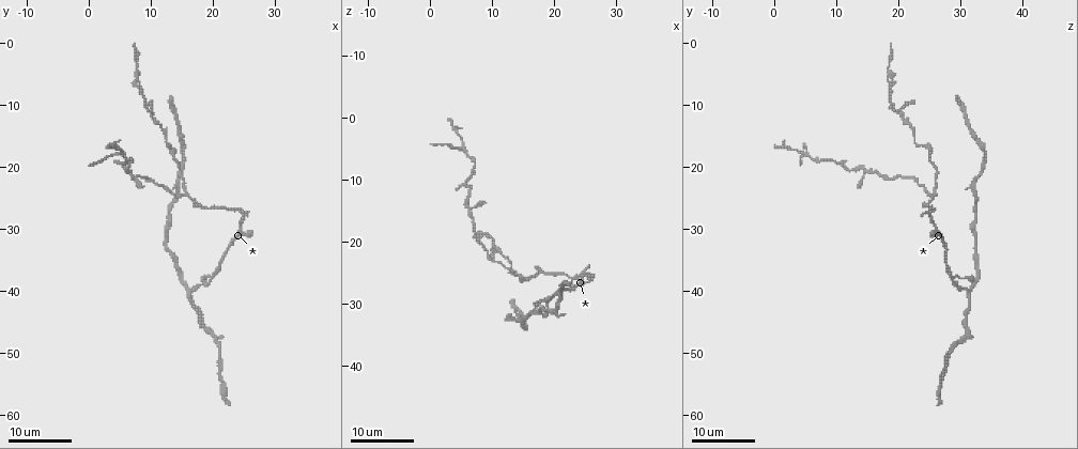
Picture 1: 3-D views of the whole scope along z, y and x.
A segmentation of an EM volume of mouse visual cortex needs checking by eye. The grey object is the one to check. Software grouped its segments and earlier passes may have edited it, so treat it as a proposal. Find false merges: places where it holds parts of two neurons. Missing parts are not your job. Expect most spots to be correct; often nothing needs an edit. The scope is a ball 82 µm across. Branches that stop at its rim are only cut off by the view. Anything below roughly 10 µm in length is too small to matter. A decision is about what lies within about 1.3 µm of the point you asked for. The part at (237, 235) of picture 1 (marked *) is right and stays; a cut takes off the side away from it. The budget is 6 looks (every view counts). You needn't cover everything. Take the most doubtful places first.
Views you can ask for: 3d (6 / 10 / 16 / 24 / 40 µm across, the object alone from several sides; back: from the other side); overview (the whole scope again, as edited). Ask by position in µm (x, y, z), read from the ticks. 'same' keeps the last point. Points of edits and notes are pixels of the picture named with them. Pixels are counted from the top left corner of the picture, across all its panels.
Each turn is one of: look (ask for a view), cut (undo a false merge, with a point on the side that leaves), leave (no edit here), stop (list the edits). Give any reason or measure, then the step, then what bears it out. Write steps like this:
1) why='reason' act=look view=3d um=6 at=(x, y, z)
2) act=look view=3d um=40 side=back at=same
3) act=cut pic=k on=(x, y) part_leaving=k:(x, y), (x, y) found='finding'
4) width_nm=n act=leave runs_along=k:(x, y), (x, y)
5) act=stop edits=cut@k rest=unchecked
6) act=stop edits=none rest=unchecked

why='arms part here' act=look view=3d um=24 at=(15.5, 24.0, 26.0)

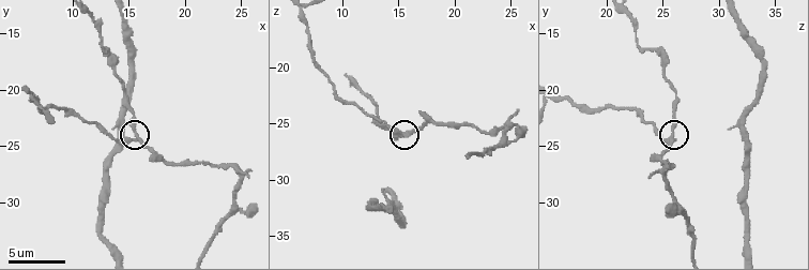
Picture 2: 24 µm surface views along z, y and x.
act=look view=3d um=6 at=(15.8, 24.0, 26.0)

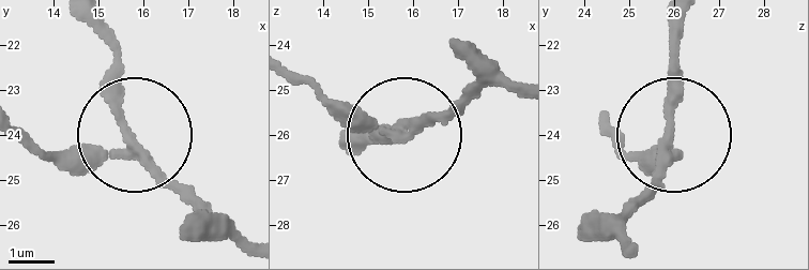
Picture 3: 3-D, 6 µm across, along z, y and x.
arms=3 act=leave found='all the same neuron'

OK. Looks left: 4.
why='two arms in line, one across' act=look view=3d um=24 at=(16.5, 40.0, 31.5)

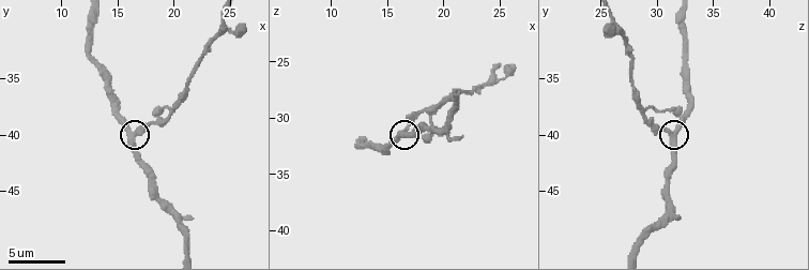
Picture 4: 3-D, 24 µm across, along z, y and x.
act=look view=3d um=6 at=(16.0, 40.2, 31.4)

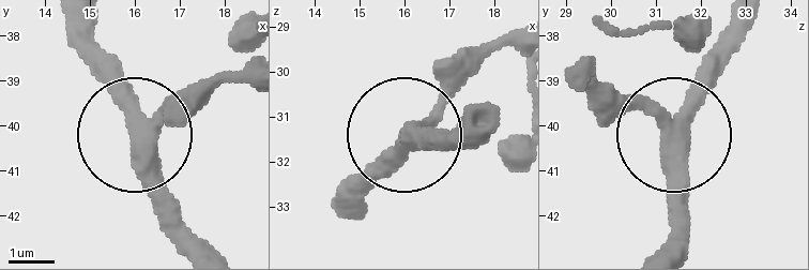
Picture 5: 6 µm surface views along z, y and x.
act=leave found='one neuron here'

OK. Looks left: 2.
why='three arms meet' act=look view=3d um=24 at=(5.5, 18.5, 6.0)

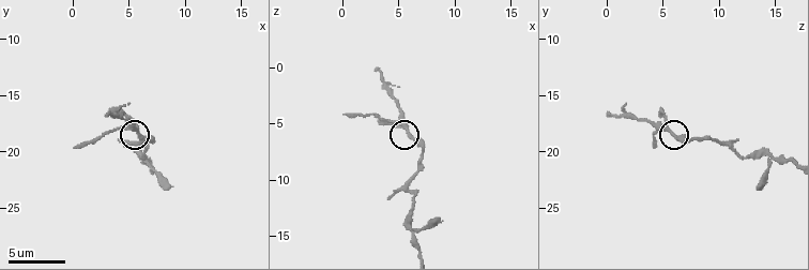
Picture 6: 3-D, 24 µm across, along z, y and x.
act=look view=3d um=6 at=(5.8, 18.4, 5.6)

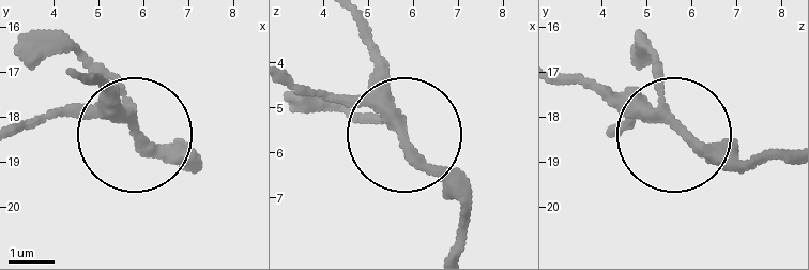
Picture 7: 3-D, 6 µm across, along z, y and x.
act=leave runs_along=7:(784, 159), (704, 155), (559, 78) found='continuous, no second neuron'

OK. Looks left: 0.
act=stop edits=none rest=unchecked

